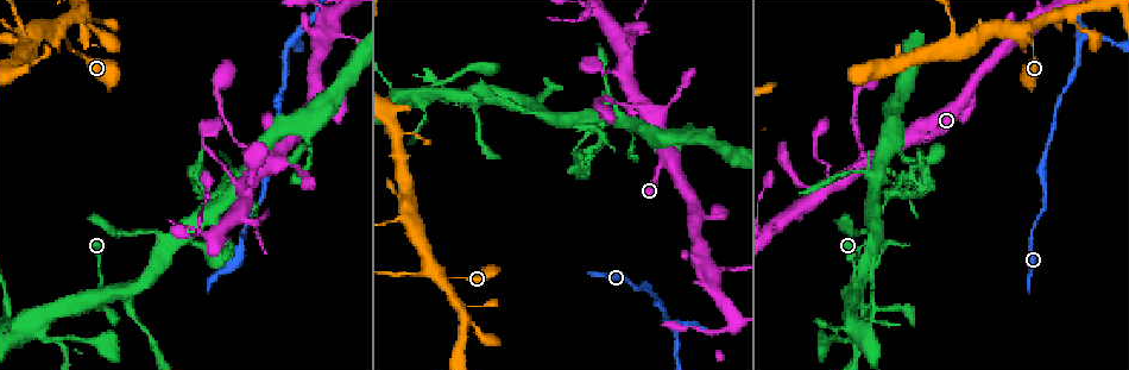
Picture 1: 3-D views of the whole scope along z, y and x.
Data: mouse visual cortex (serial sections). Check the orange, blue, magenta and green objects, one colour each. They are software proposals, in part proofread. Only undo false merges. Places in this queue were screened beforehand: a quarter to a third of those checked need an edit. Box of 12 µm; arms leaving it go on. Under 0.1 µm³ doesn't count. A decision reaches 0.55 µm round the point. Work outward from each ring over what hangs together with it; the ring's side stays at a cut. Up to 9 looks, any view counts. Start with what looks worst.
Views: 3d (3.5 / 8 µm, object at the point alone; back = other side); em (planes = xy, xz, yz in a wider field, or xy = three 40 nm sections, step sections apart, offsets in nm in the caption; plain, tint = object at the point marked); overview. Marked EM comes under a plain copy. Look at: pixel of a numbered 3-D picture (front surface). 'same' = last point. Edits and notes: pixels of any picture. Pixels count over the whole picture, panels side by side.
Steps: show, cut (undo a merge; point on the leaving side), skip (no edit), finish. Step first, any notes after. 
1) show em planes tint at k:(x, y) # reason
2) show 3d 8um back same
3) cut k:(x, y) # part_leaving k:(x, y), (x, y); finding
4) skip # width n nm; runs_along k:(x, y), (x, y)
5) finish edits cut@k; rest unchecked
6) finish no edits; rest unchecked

show 3d 8um at 1:(603, 138) # abrupt turn

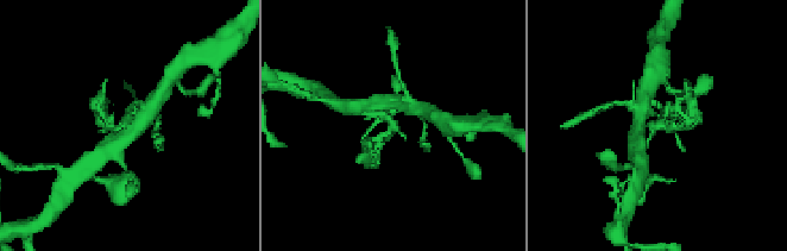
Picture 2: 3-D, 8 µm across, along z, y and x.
show 3d 3.5um at 2:(394, 124)

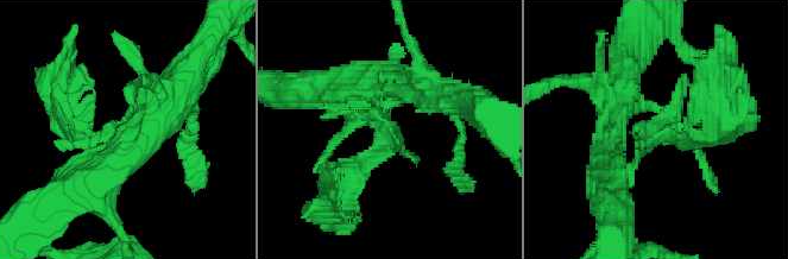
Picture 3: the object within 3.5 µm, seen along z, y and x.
show em planes tint at 3:(661, 135)

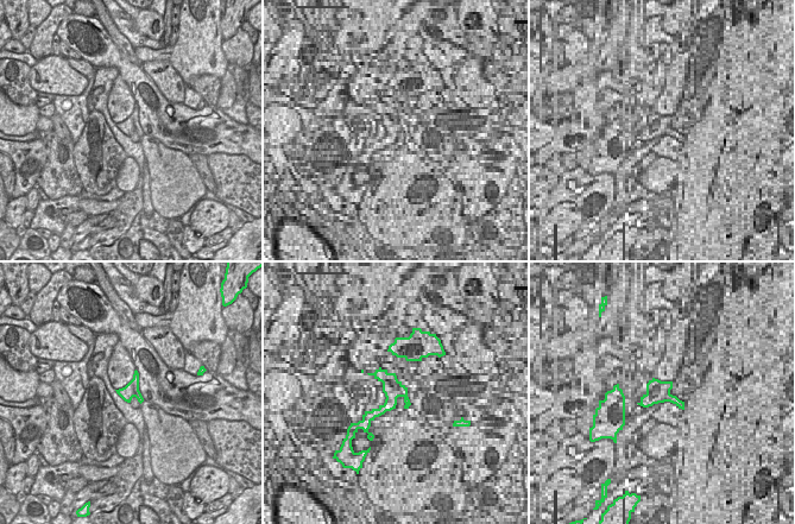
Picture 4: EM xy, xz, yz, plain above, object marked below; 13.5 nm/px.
skip # runs_along 3:(606, 172), (634, 165), (655, 137), (725, 140); continuous, no second cell

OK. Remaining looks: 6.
show 3d 3.5um at 1:(63, 350) # abrupt turn

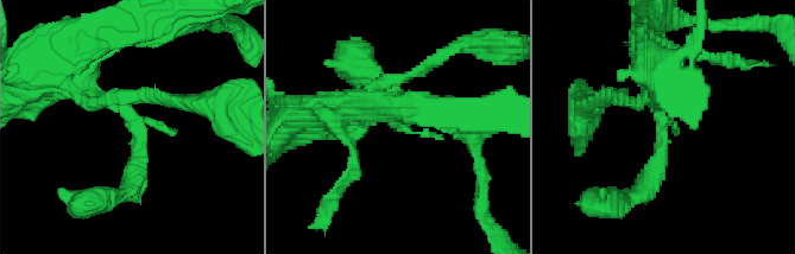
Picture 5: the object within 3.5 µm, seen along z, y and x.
show em planes tint at 5:(661, 121) # need the tissue

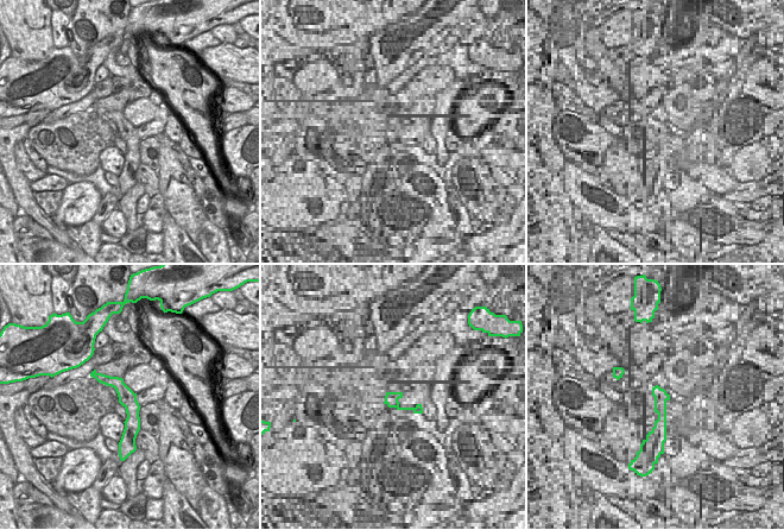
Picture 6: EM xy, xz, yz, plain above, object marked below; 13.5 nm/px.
show em xy step 5 tint same # cut it another way

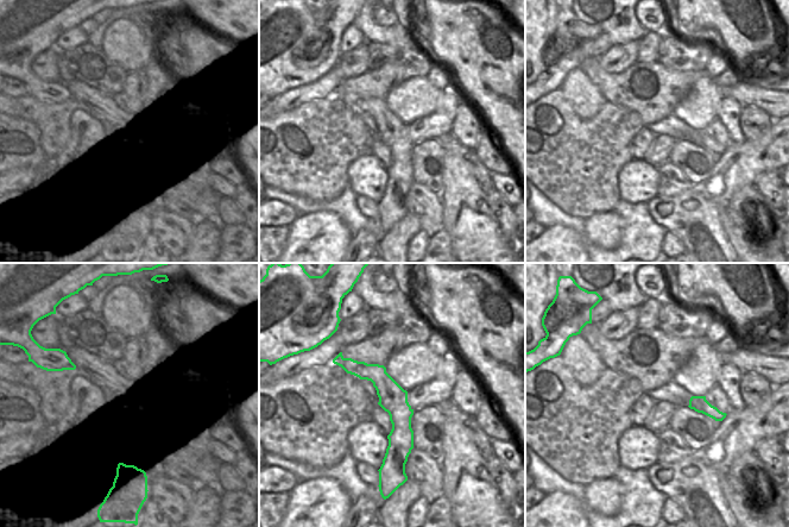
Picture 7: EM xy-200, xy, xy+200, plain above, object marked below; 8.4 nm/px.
skip # width 240 nm; runs_along 5:(73, 83), (136, 120), (127, 189); one cell here

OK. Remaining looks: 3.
show 3d 3.5um at 1:(639, 110) # side arm on a straight run

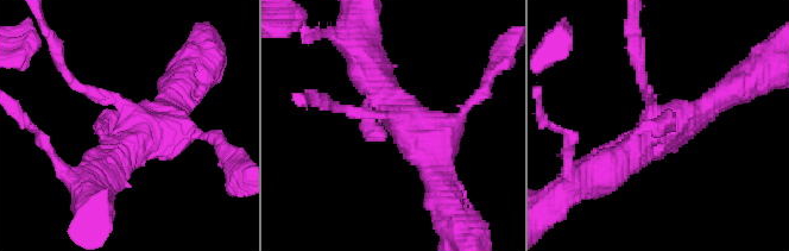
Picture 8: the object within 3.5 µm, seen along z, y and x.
show em xy step 3 tint at 8:(658, 116) # now the EM

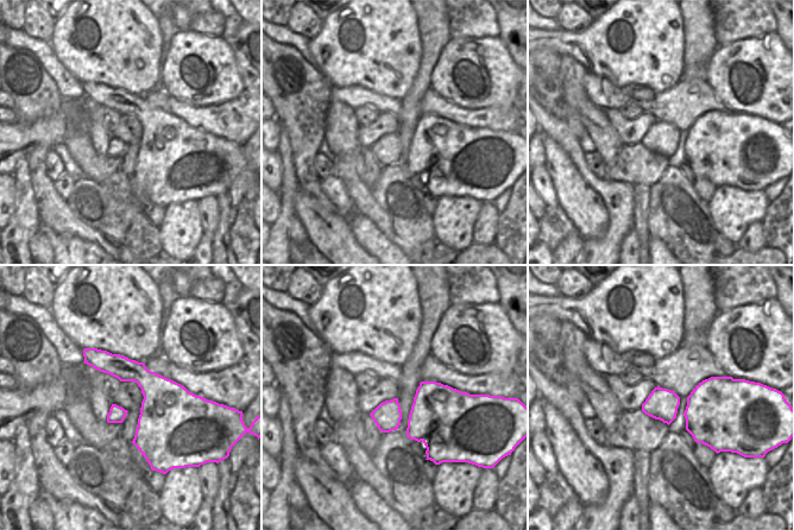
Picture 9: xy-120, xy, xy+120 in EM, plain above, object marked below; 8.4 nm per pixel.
skip # runs_along 8:(441, 182), (430, 136), (364, 69); one cell here

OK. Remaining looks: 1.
finish no edits; rest unchecked

